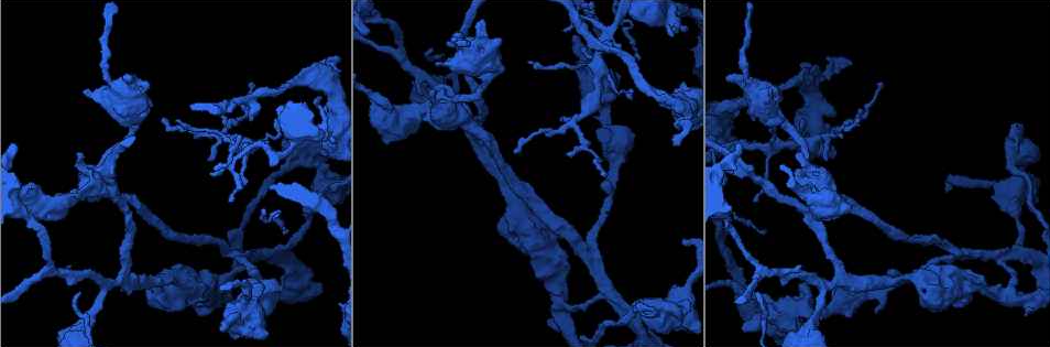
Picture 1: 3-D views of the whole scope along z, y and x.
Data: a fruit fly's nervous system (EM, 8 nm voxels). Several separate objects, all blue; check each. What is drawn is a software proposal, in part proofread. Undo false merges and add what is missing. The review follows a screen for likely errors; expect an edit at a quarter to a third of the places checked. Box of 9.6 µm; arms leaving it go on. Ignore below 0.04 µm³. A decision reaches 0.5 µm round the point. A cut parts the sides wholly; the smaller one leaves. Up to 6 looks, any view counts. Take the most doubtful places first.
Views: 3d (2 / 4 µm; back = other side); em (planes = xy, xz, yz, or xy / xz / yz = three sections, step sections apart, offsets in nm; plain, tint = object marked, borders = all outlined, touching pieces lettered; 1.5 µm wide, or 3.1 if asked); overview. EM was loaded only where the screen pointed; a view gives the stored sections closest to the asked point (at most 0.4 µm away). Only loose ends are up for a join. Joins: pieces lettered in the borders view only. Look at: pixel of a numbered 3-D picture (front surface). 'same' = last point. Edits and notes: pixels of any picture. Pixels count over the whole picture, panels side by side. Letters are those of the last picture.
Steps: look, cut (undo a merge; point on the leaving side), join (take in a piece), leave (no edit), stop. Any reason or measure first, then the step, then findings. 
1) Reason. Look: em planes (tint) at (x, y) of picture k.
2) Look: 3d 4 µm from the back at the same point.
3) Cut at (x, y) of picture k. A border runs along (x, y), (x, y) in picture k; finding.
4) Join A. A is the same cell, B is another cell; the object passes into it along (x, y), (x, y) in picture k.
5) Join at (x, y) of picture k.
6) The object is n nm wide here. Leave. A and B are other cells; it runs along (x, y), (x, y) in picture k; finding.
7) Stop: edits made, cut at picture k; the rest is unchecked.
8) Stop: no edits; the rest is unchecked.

An open end. Look: em planes (borders) at (783, 97) of picture 1.

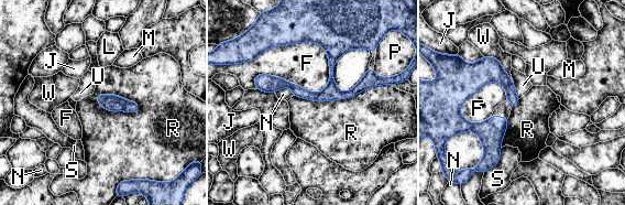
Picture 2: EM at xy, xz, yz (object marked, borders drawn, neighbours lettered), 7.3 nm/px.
Leave. F, J, L, M, N, P, R, S, U and W are other cells; a border runs along (95, 95), (118, 95), (140, 108) in picture 2; none of them fits.

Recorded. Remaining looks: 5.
Stops while still wide. Look: em yz step 8 (tint) at (373, 114) of picture 1.

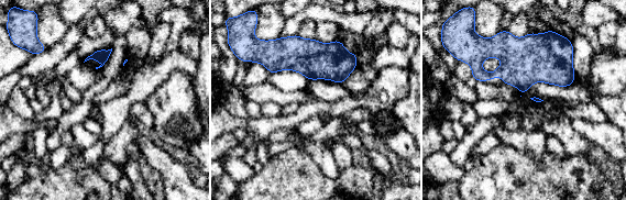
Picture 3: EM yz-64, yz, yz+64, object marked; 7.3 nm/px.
Look: em xy step 4 (borders) at the same point.

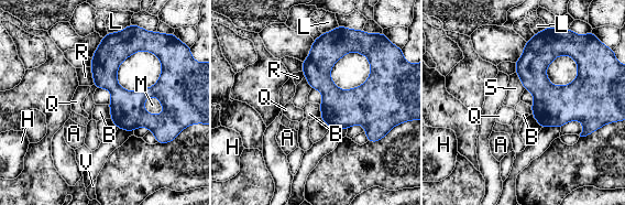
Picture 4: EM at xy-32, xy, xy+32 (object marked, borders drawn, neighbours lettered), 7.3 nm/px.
Leave. A, B, H, L, M, Q, R, S and V are other cells; a border runs along (146, 97), (144, 109), (157, 115) in picture 4; none of them fits.

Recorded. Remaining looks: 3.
An open end. Look: 3d 2 µm at (211, 173) of picture 1.

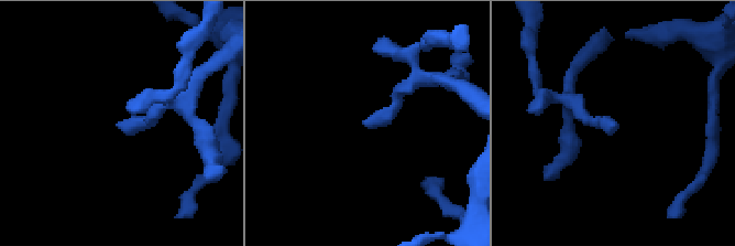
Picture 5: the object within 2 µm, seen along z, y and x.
Shape alone is not enough. Look: em yz step 8 (tint) at (614, 120) of picture 5.

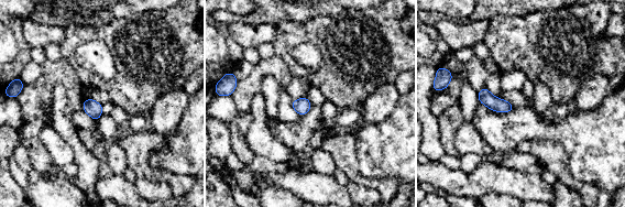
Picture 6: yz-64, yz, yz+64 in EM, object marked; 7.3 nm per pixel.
Another direction. Look: em xy step 8 (borders) at the same point.

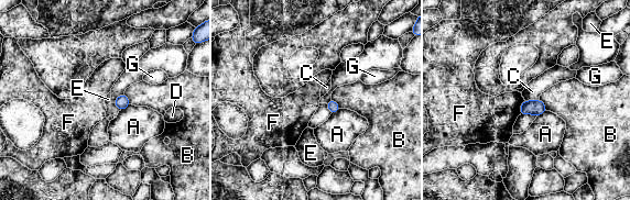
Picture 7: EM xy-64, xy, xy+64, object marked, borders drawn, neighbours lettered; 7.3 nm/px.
Leave. A, B, C, D, E, F and G are other cells; a border runs along (546, 110), (536, 117) in picture 7; none of them fits.

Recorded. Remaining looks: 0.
Stop: no edits; the rest is unchecked.

